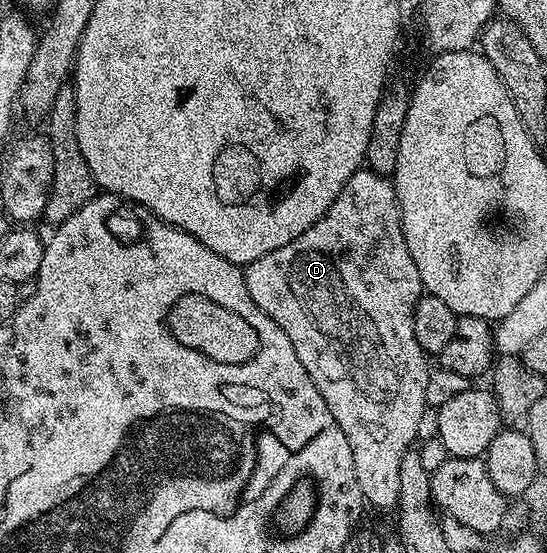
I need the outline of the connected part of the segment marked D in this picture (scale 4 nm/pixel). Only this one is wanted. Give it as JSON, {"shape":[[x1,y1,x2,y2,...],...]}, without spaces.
{"shape":[[361,168,355,170,350,180,342,188,338,200,330,204,328,211,320,217,302,236,290,240,282,248,274,252,266,252,258,260,254,260,249,266,243,267,244,290,250,292,252,303,262,308,286,336,290,336,290,344,294,344,294,352,298,352,298,360,302,360,302,368,310,372,310,380,322,392,322,400,334,412,334,420,338,420,338,428,346,432,348,441,348,457,354,460,354,476,358,476,358,488,362,488,362,496,369,507,377,506,380,510,388,510,400,501,400,489,398,488,398,468,402,468,402,456,408,450,413,449,418,432,418,420,426,409,424,397,426,396,426,380,430,369,429,355,418,344,418,336,414,336,414,308,418,304,420,295,425,293,422,280,418,276,418,267,414,264,414,256,410,256,410,248,406,248,406,240,402,232,402,216,396,188,391,177,378,175,372,170]]}

